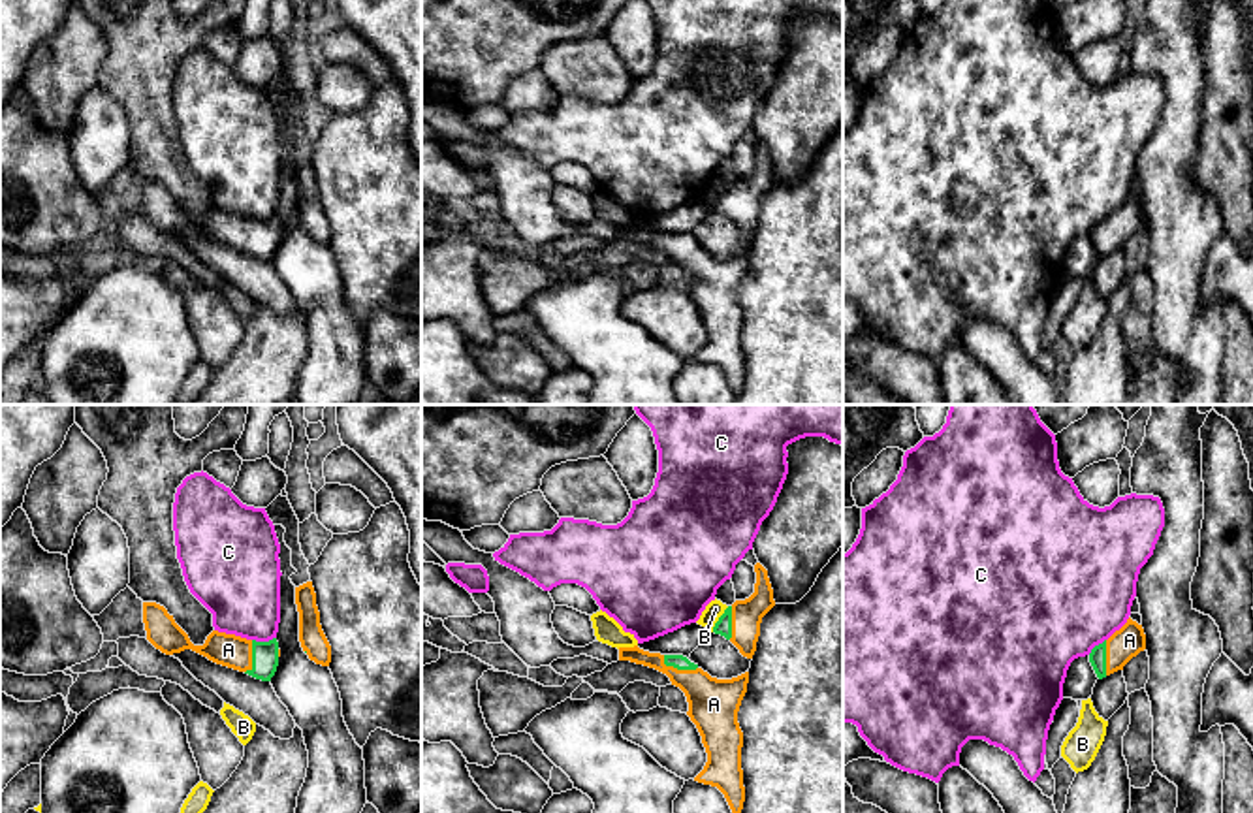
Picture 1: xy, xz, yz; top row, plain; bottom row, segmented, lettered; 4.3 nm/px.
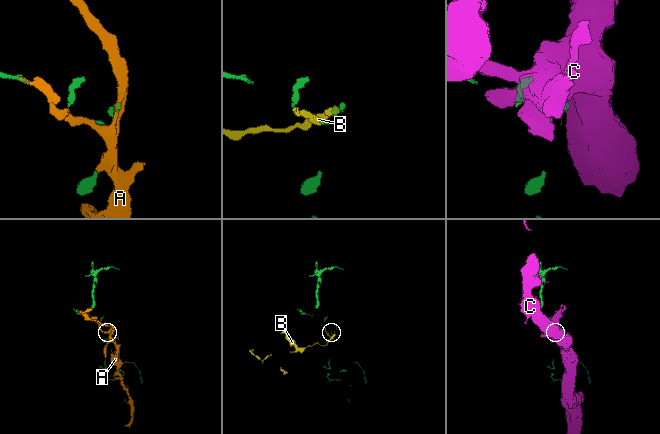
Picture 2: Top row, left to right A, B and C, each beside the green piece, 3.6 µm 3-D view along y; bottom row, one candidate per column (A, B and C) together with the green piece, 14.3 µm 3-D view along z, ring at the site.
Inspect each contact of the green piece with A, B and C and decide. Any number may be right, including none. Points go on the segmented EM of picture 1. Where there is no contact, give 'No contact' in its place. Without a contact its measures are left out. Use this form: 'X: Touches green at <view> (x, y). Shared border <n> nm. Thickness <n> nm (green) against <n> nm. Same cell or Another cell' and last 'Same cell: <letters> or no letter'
A: Touches green at xz (678, 669). Shared border 160 nm. Thickness 60 nm (green) against 220 nm. Same cell
B: Touches green at xz (719, 620). Shared border 130 nm. Thickness 70 nm (green) against 80 nm. Another cell
C: Touches green at xy (264, 642). Shared border 110 nm. Thickness 110 nm (green) against 320 nm. Another cell
Same cell: A

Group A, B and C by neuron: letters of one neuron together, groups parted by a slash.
A / B / C

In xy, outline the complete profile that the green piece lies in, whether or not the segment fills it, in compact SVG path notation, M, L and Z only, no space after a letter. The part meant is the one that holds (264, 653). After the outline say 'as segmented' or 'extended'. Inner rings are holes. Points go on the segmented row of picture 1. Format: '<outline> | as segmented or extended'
M143 602L147 640L166 655L192 649L209 661L245 672L256 679L271 681L278 666L278 642L246 640L235 634L213 630L203 646L194 646L173 615L156 602Z | extended

